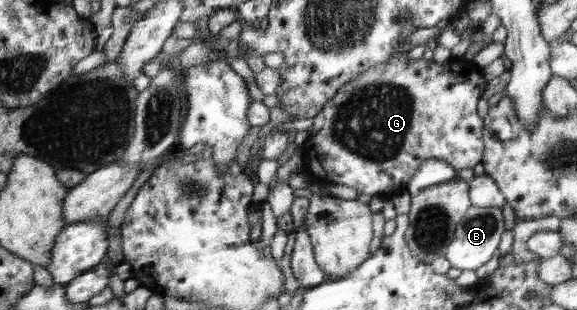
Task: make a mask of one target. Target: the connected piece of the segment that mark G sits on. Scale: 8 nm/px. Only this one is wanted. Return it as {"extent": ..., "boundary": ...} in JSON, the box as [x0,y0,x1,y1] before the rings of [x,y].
{"extent":[307,18,486,195],"boundary":[[[412,18],[403,19],[402,41],[390,60],[374,65],[348,81],[322,112],[313,117],[307,142],[308,156],[313,161],[319,180],[325,184],[340,183],[354,187],[358,193],[378,195],[404,192],[420,167],[428,160],[441,160],[456,172],[473,169],[482,163],[482,117],[478,115],[478,101],[486,79],[480,75],[480,67],[471,60],[467,63],[451,59],[444,64],[433,60],[408,58],[408,52],[400,53],[410,35],[417,31]]]}

